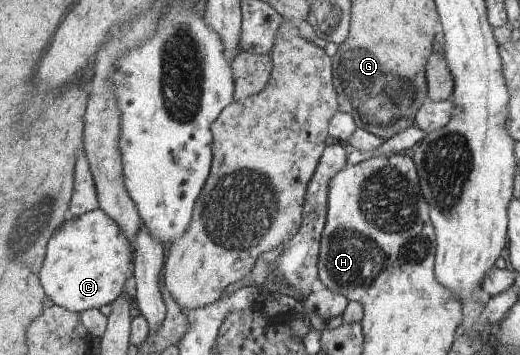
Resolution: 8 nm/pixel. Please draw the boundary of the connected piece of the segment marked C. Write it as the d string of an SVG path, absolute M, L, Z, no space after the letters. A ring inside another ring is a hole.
M98 208L67 220L52 236L40 280L54 304L83 313L111 305L127 291L128 280L135 276L135 256L136 250L120 224Z

